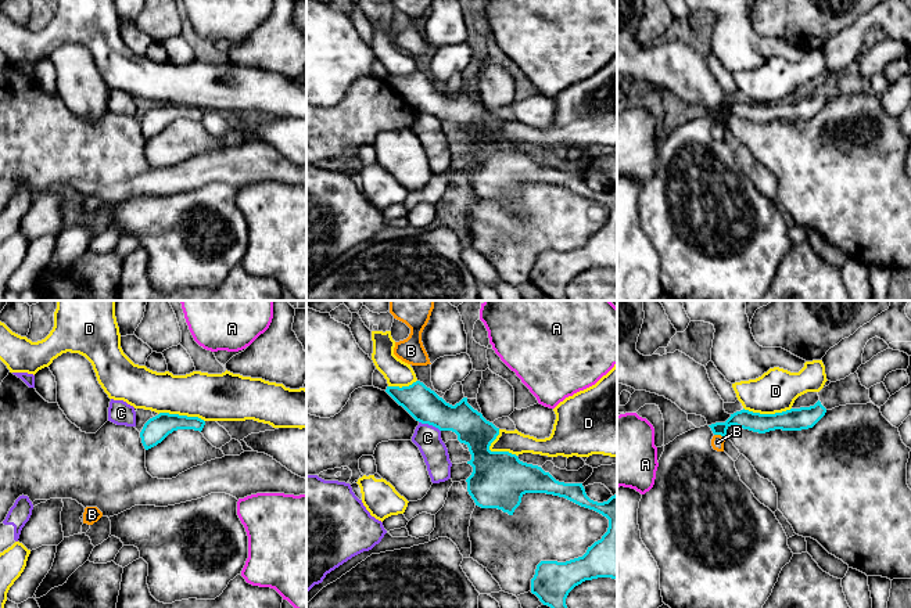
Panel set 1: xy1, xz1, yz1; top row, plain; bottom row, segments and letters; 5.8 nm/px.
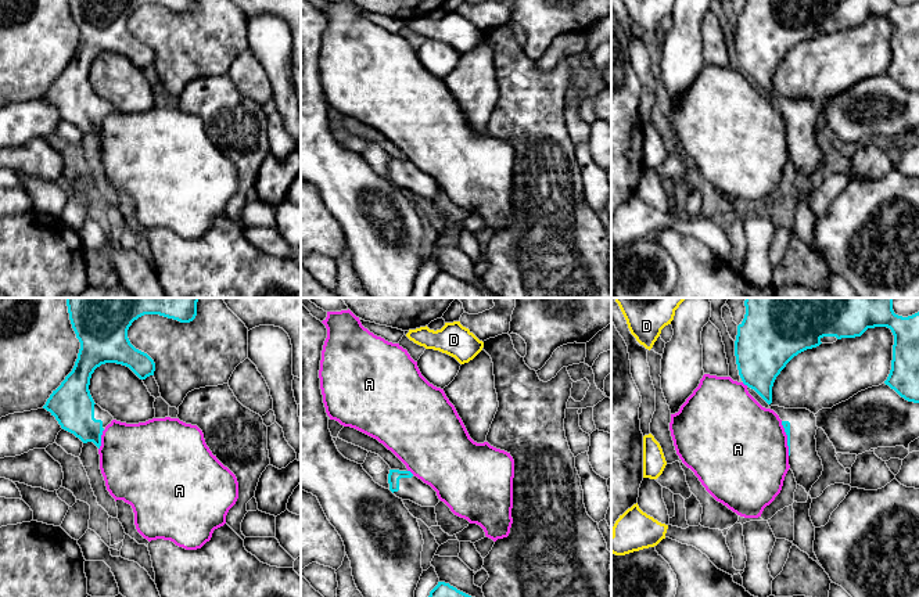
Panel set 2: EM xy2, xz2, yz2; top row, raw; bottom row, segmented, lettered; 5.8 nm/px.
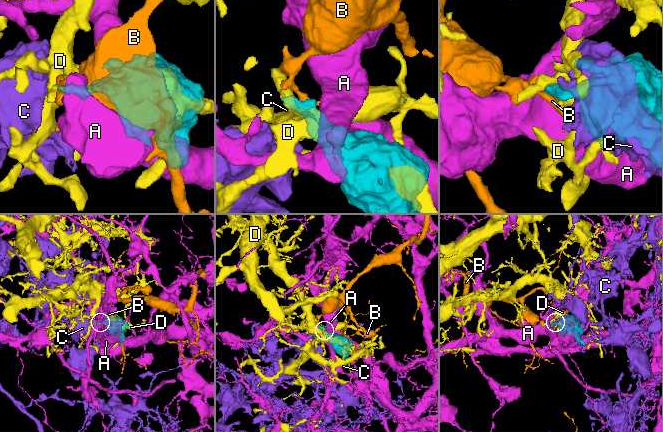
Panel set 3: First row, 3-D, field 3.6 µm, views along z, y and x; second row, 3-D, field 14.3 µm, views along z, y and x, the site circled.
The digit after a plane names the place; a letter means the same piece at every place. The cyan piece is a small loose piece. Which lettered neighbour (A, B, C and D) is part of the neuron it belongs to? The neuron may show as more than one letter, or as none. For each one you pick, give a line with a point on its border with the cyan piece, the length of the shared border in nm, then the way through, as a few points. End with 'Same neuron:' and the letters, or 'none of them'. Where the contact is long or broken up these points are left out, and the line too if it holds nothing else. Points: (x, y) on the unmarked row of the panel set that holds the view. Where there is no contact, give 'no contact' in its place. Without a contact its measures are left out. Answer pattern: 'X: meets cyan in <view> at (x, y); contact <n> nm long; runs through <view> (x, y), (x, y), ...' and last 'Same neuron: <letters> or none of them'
Same neuron: none of them

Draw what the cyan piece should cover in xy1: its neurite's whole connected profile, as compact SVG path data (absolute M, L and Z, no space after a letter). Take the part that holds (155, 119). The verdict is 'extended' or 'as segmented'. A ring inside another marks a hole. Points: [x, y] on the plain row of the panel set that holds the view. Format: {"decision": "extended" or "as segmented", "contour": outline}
{"decision": "as segmented", "contour": "M159 102L150 108L141 122L141 133L146 140L161 133L169 123L177 119L202 120L205 111L198 107Z"}

